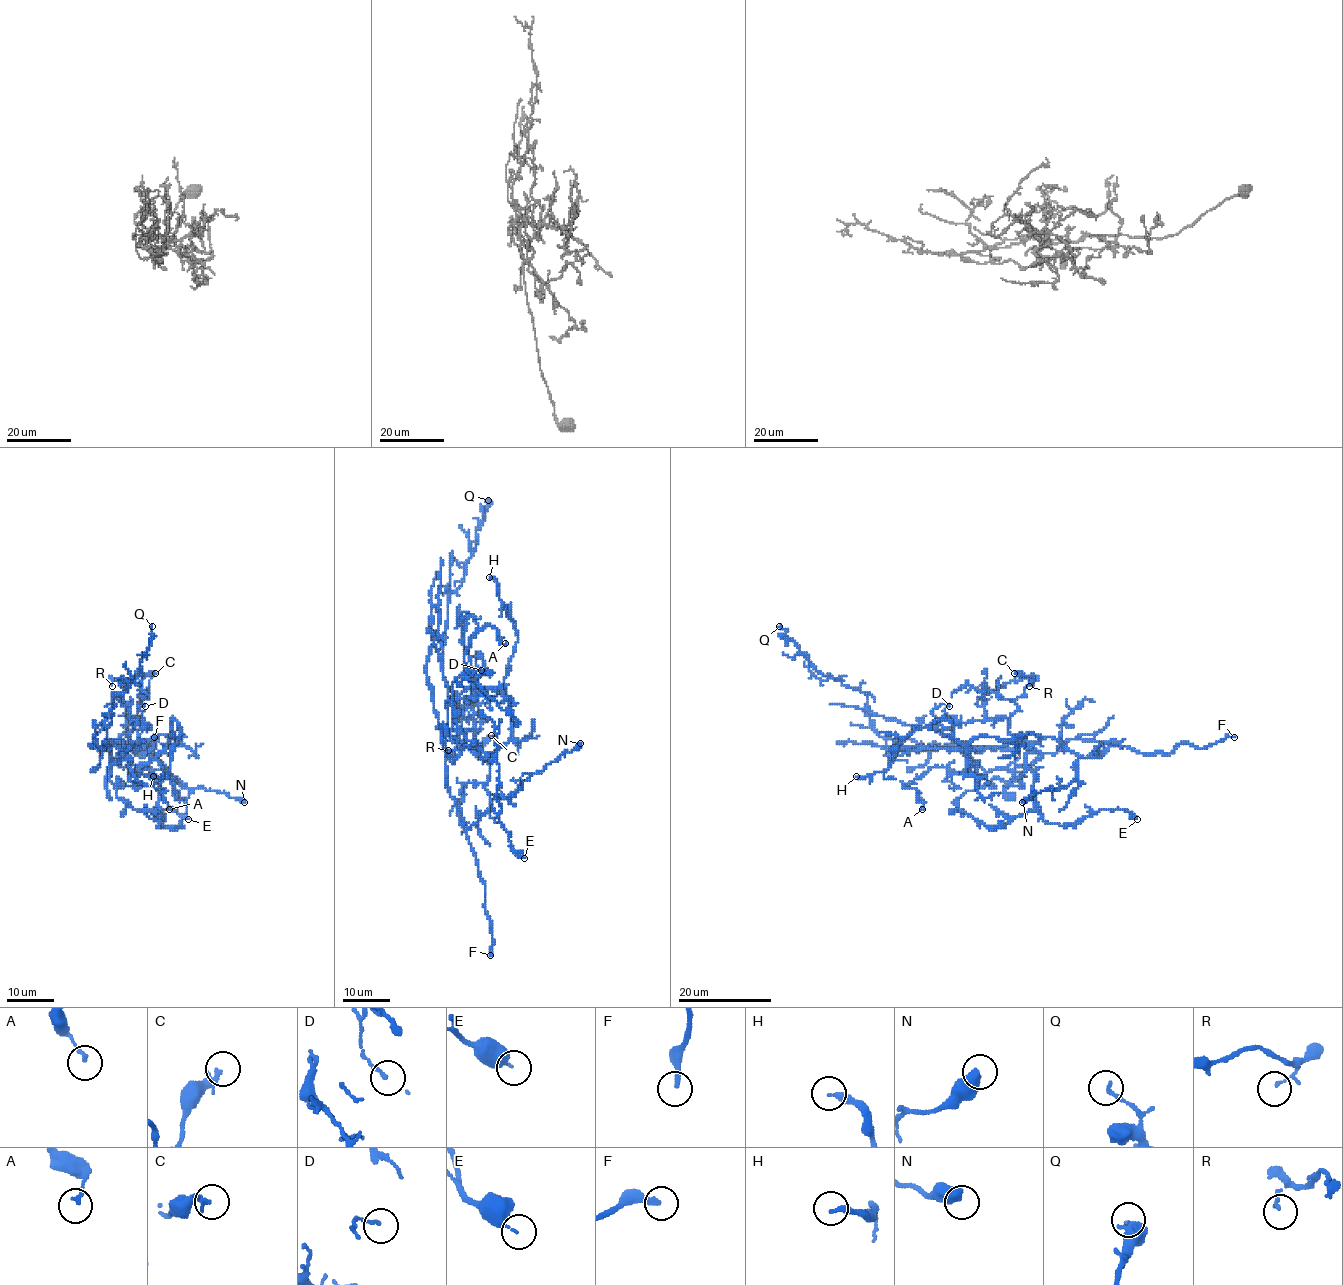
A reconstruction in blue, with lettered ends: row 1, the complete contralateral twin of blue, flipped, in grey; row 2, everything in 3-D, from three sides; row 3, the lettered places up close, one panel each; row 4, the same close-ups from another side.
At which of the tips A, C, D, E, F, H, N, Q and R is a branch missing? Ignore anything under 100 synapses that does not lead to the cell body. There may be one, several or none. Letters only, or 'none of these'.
F

